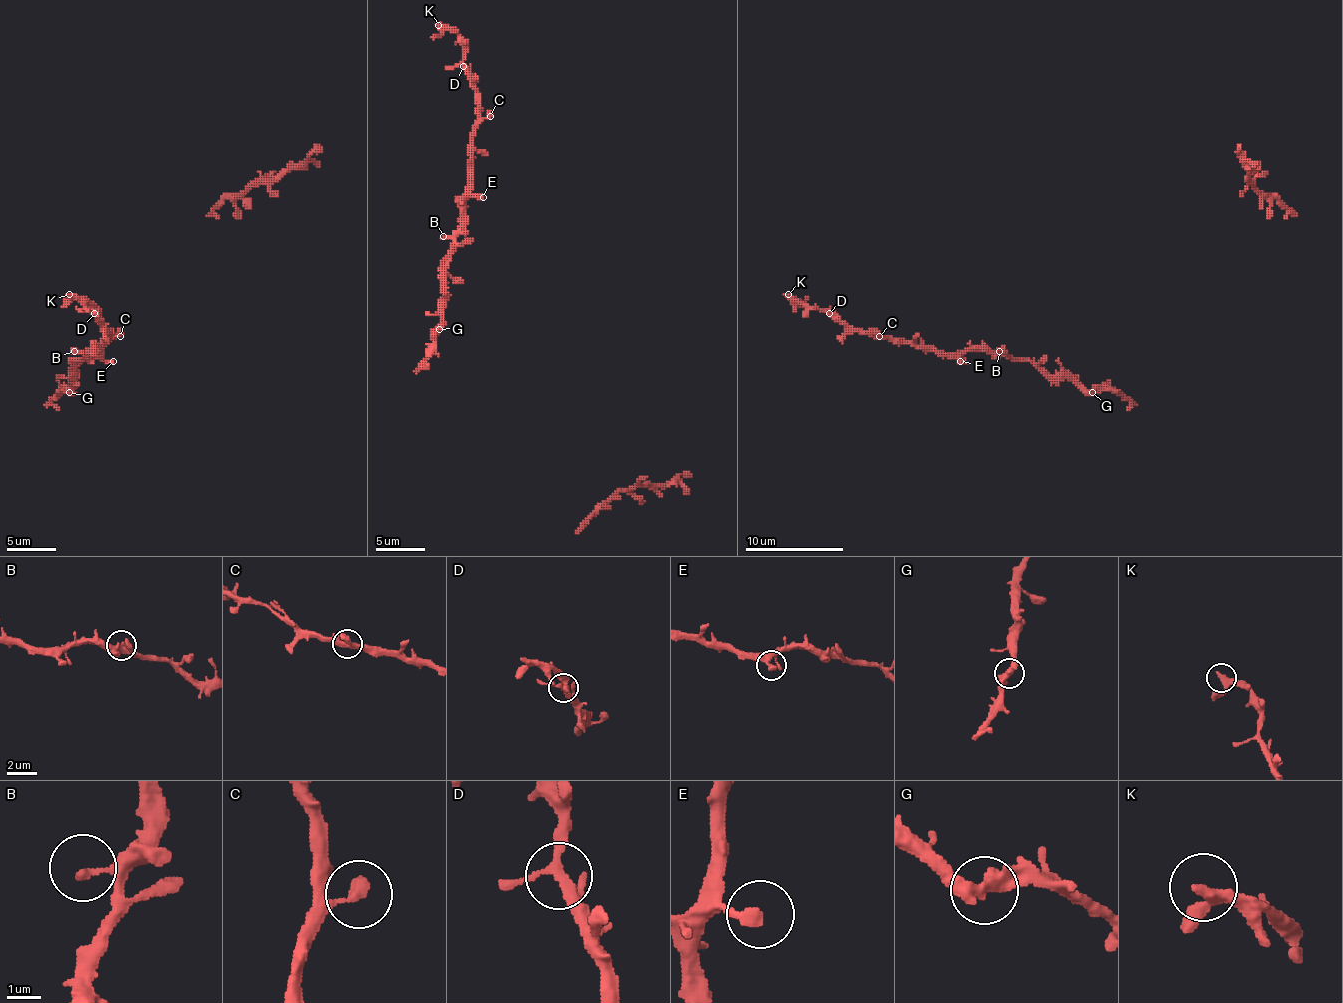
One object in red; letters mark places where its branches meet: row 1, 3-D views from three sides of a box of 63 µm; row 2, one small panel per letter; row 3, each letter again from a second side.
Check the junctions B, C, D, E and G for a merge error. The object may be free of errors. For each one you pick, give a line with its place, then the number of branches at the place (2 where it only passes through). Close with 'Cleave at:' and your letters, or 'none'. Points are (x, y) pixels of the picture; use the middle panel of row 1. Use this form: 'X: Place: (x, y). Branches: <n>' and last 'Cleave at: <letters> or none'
Cleave at: none

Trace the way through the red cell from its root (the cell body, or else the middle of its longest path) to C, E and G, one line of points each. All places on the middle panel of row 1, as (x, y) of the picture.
C: (438, 356), (436, 327), (441, 322), (443, 270), (448, 265), (453, 234), (460, 224), (473, 130), (490, 116)
E: (438, 356), (443, 270), (460, 224), (460, 204), (468, 197), (483, 197)
G: (438, 356), (438, 329)

